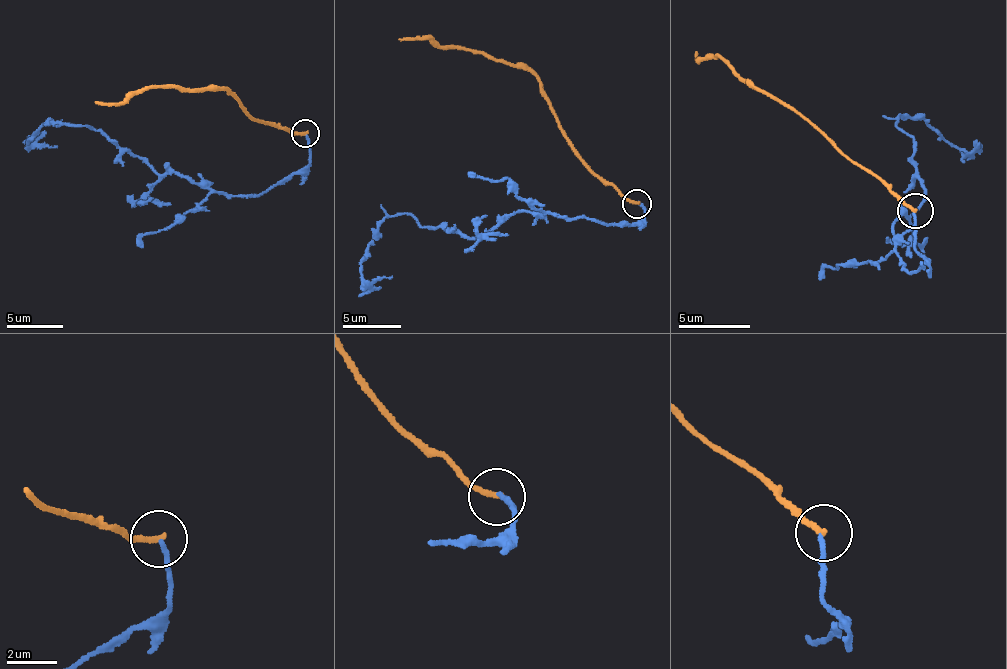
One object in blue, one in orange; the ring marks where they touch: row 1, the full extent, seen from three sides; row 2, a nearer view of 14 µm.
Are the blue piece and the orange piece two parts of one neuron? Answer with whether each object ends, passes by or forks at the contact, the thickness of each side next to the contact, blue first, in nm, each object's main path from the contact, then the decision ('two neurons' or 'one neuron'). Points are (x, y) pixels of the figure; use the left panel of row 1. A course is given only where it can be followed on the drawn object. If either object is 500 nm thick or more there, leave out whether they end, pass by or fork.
blue ends there; orange ends there; 180 nm thick on the blue side, 240 nm on the other; blue runs (304, 133), (310, 165), (259, 194), (225, 196), (159, 175), (83, 125), (50, 121), (29, 143), (58, 148); orange runs (304, 133), (291, 134), (257, 119), (222, 88), (137, 89), (121, 103), (96, 101); two neurons

